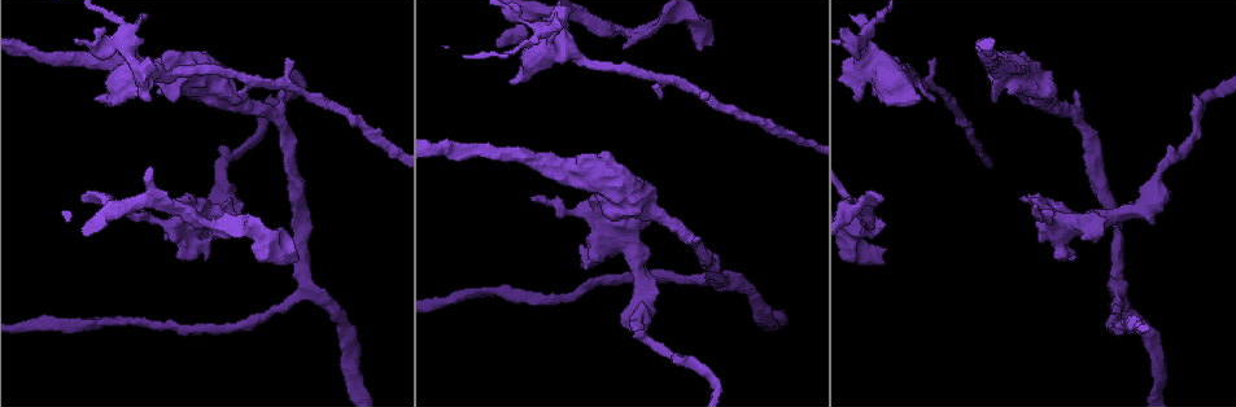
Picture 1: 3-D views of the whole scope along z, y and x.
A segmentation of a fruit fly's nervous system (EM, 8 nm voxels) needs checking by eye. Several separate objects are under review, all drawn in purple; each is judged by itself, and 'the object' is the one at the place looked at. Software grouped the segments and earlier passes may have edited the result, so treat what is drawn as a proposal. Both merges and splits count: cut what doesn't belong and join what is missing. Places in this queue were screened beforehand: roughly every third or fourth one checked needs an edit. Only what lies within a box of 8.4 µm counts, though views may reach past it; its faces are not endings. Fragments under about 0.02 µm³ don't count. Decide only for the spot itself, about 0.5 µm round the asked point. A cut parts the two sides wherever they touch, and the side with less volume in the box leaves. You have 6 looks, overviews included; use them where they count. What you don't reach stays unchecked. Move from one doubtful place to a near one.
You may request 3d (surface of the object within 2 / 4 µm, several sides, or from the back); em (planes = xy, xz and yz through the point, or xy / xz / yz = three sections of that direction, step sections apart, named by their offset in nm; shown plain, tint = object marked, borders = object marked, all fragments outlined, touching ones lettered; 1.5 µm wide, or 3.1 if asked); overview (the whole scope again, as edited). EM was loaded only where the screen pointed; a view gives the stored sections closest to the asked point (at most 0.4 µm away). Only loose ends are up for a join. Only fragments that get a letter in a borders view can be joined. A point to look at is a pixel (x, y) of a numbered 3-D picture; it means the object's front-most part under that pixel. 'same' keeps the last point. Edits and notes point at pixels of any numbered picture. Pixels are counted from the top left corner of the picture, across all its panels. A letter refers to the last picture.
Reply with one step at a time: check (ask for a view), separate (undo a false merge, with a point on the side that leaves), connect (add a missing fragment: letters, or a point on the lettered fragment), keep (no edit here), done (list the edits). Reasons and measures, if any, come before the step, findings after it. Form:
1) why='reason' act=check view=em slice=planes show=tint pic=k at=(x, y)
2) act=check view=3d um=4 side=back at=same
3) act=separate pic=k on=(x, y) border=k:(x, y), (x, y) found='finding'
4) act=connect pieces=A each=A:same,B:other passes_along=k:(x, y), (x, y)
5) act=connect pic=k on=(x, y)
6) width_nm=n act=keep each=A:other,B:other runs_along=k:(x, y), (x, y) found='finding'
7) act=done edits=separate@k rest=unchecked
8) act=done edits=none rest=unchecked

why='thick end' act=check view=em slice=xy step=4 show=tint pic=1 at=(712, 46)

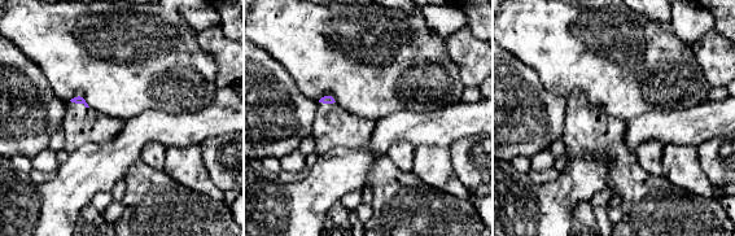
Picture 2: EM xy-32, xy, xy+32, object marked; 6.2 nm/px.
why='cut it another way' act=check view=em slice=planes show=tint at=same

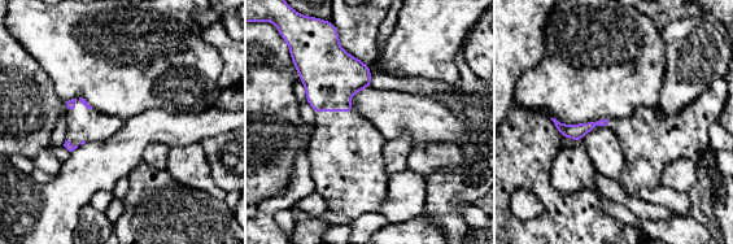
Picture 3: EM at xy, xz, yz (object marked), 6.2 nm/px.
why='see the neighbours' act=check view=em slice=planes show=borders at=same

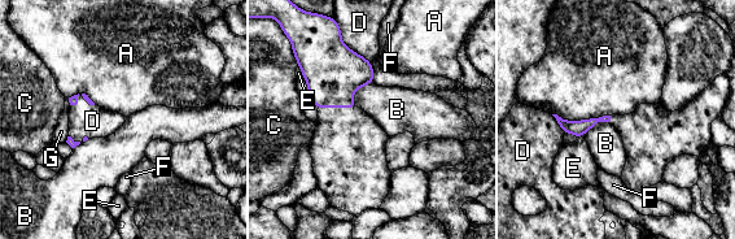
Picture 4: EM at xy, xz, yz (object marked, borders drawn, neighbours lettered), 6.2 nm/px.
longest_contact=A:360nm act=connect pieces=D each=A:other,B:other,C:other,D:same,E:other,F:other,G:other found='it goes on there'

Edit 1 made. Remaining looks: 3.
why='see it whole again' act=check view=overview

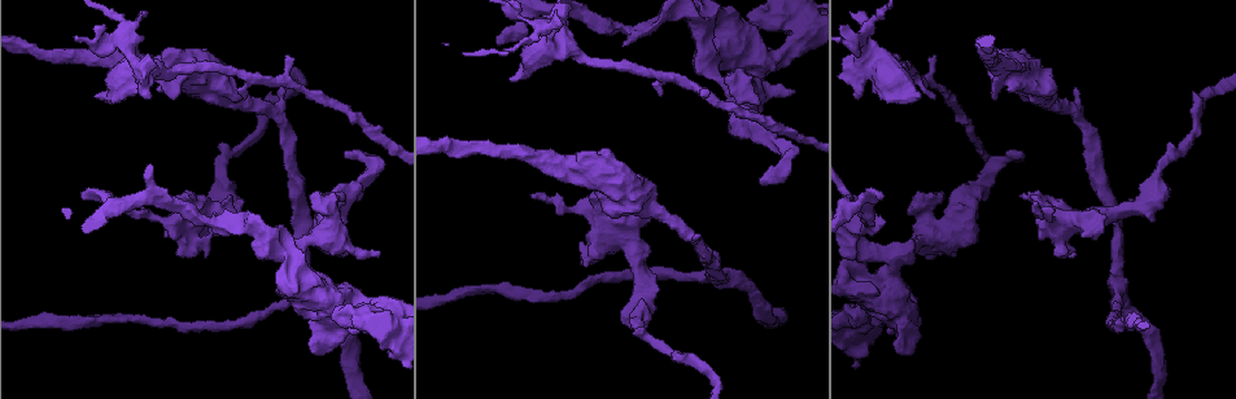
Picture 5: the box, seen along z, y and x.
why='branch stops here' act=check view=em slice=planes show=tint pic=5 at=(1064, 250)

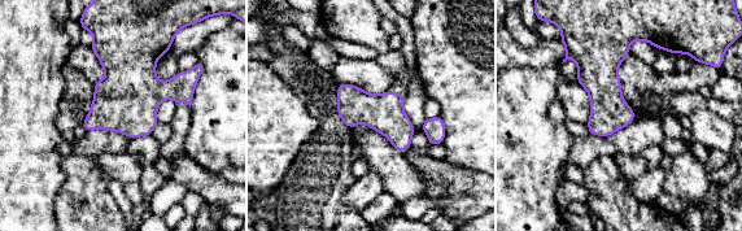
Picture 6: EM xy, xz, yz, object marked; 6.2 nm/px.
act=check view=em slice=planes show=borders at=same

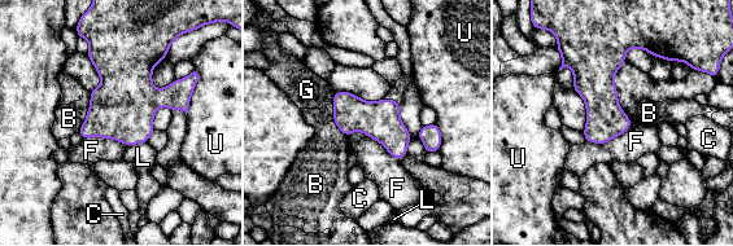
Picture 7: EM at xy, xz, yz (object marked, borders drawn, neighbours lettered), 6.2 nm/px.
width_nm=240 act=keep each=B:other,C:other,F:other,G:other,L:other,U:other border=7:(632, 124), (605, 143), (587, 141) found='none of them fits'

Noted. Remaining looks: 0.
act=done edits=connect@4 rest=unchecked

